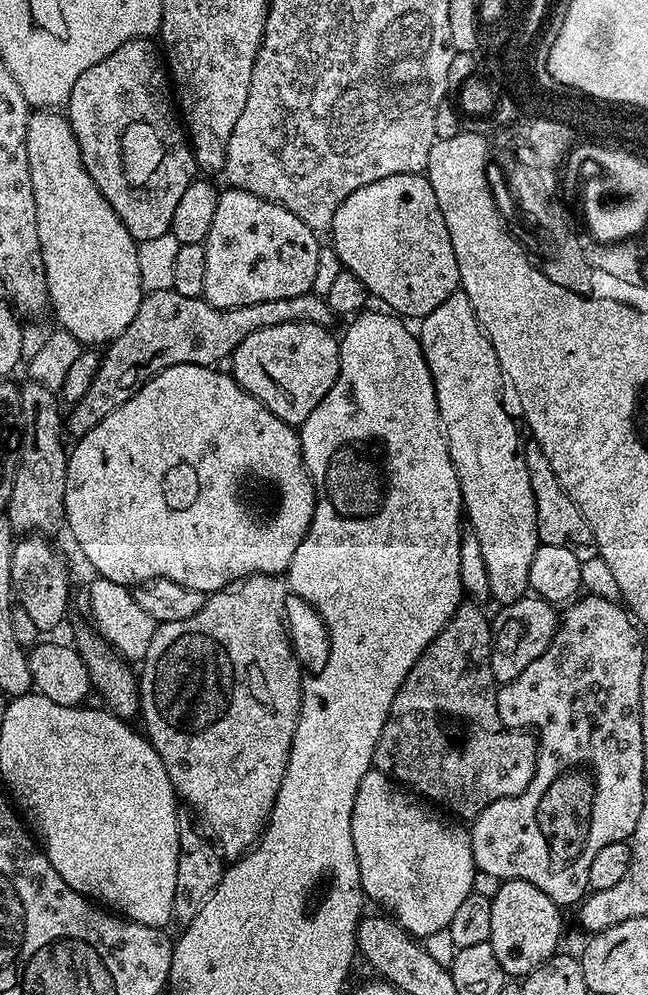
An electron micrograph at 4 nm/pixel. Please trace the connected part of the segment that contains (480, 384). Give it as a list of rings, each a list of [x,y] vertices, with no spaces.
[[[457,290],[430,314],[419,321],[418,339],[420,349],[426,358],[426,366],[434,382],[434,394],[438,402],[438,414],[448,440],[448,449],[454,470],[460,483],[460,499],[467,523],[478,534],[482,545],[482,558],[486,561],[486,575],[490,577],[491,599],[503,606],[518,602],[529,595],[530,562],[540,545],[538,538],[538,518],[534,506],[534,490],[530,490],[530,470],[524,457],[525,441],[520,440],[520,432],[512,421],[510,413],[504,409],[504,396],[500,387],[505,387],[506,377],[500,370],[498,354],[488,341],[488,335],[470,306],[470,298],[463,290]]]

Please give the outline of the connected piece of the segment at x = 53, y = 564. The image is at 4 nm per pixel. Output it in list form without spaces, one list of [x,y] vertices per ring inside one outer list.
[[[28,534],[12,545],[10,578],[15,603],[29,614],[40,634],[52,632],[68,612],[68,564],[56,553],[51,539],[40,534]]]

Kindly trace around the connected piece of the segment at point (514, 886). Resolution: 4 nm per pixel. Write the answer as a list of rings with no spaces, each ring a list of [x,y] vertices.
[[[505,880],[492,898],[490,910],[490,943],[494,958],[509,977],[523,978],[557,955],[560,944],[561,909],[542,890],[530,882]]]

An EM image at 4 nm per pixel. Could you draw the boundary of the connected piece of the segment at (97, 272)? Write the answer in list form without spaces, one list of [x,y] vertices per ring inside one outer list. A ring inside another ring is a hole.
[[[56,110],[33,111],[28,117],[26,154],[30,154],[30,182],[34,186],[38,242],[46,270],[50,308],[56,311],[56,324],[79,340],[81,345],[107,345],[118,338],[126,326],[130,326],[146,295],[140,286],[137,241],[132,239],[108,199],[98,190],[94,178],[90,178],[67,115]]]

